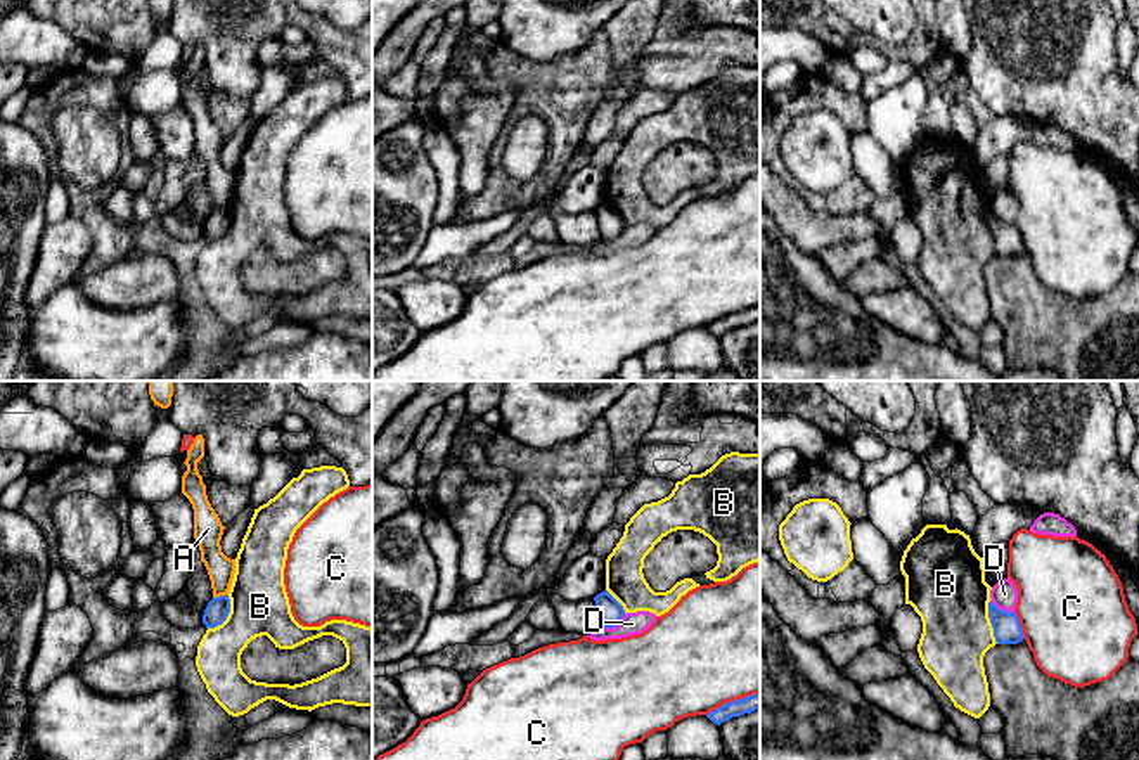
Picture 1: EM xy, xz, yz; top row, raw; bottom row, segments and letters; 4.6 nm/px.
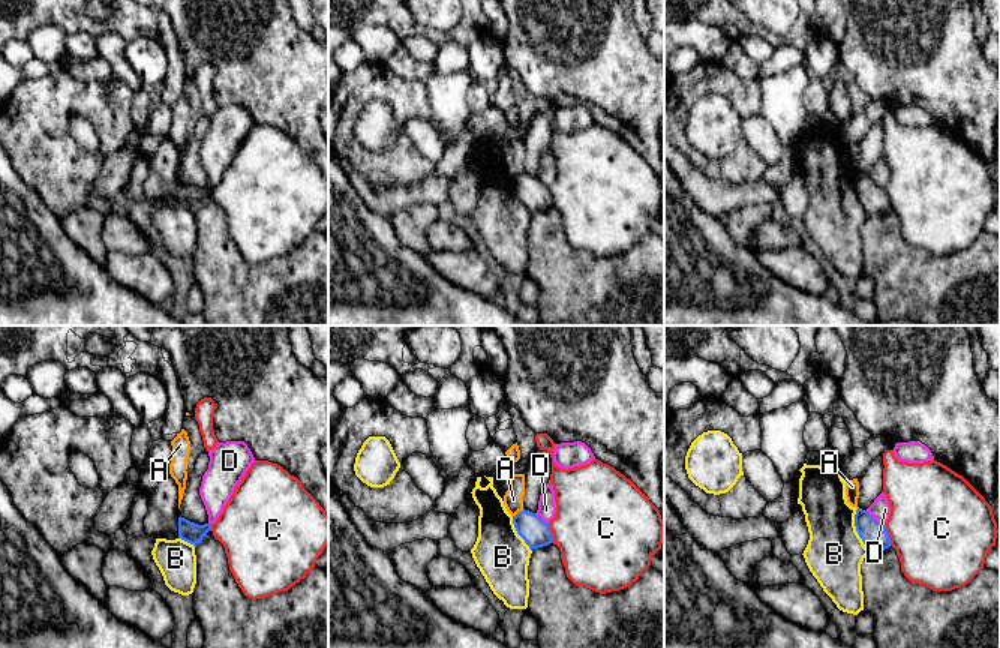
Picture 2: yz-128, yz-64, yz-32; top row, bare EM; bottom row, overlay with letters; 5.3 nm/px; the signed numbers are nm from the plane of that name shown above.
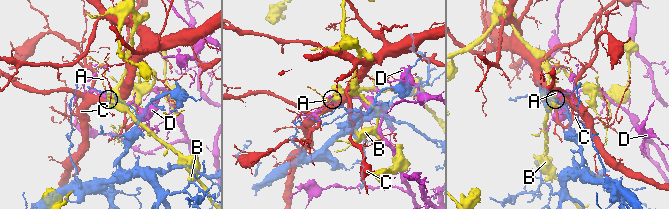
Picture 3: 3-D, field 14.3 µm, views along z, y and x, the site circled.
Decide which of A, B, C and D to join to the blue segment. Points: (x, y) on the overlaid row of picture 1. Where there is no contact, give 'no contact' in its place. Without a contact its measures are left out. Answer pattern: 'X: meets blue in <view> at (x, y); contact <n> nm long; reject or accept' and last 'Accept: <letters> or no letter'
A: meets blue in xy at (220, 596); contact 70 nm long; reject
B: meets blue in yz at (990, 622); contact 220 nm long; reject
C: meets blue in xz at (733, 702); contact 280 nm long; reject
D: meets blue in xz at (613, 625); contact 140 nm long; reject
Accept: no letter

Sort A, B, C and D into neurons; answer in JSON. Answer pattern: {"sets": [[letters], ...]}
{"sets": [["A"], ["B"], ["C"], ["D"]]}

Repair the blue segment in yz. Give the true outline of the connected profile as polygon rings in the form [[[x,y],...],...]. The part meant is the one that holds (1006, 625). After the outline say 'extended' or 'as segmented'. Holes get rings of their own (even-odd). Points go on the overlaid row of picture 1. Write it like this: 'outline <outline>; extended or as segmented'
outline [[[990,601],[988,618],[997,644],[1018,644],[1025,639],[1023,628],[1014,611],[1002,611]]]; as segmented

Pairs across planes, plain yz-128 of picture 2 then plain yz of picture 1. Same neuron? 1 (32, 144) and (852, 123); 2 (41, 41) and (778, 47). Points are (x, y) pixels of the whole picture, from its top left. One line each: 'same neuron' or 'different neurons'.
1: same neuron
2: same neuron

